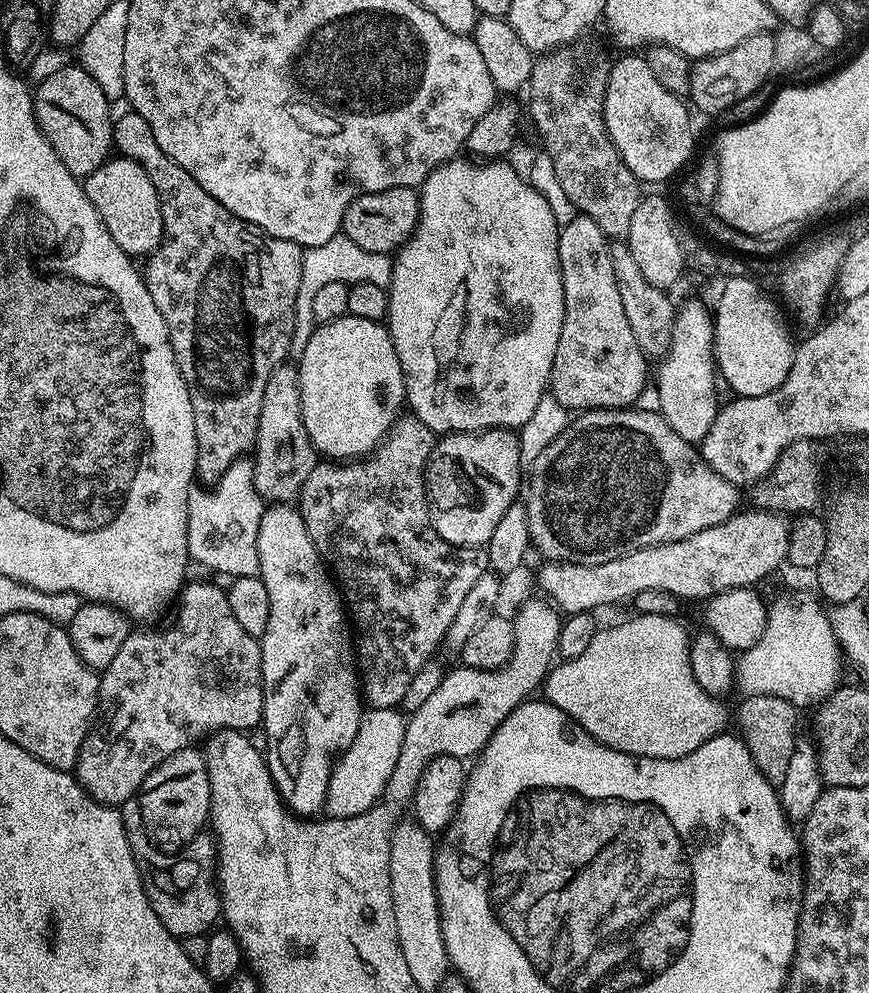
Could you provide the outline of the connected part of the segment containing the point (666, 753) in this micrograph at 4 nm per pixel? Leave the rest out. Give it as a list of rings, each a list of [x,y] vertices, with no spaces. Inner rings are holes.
[[[659,614],[655,616],[644,616],[636,618],[640,620],[628,620],[625,624],[620,624],[617,628],[601,627],[594,634],[594,638],[590,641],[590,646],[586,646],[586,651],[580,654],[574,660],[564,660],[557,663],[555,667],[548,673],[547,680],[542,685],[543,699],[549,704],[553,704],[562,710],[573,720],[582,730],[586,730],[595,738],[599,744],[603,744],[605,748],[613,748],[618,752],[625,752],[631,756],[641,756],[642,758],[656,758],[658,760],[681,760],[684,756],[688,756],[694,750],[698,750],[708,740],[719,736],[725,731],[724,724],[724,708],[719,699],[714,696],[708,696],[706,690],[702,690],[702,686],[698,686],[698,682],[692,673],[692,659],[688,656],[688,646],[690,643],[690,632],[687,632],[682,625],[676,621],[676,618],[669,618]]]

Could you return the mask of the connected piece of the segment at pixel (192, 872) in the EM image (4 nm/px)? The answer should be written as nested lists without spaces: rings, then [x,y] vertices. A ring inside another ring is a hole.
[[[208,834],[201,835],[187,847],[188,864],[180,864],[180,860],[176,860],[176,864],[172,864],[172,860],[156,860],[156,880],[160,880],[160,896],[164,896],[164,900],[156,900],[154,910],[166,930],[170,930],[177,938],[211,933],[214,928],[212,923],[219,921],[222,916],[220,893],[214,890],[213,881],[210,879],[218,860],[218,849],[213,837]],[[164,864],[172,864],[172,868],[164,868]]]

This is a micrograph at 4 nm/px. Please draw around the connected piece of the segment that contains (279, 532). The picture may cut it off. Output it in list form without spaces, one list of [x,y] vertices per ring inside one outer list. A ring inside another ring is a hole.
[[[292,504],[265,507],[258,530],[258,560],[260,581],[266,586],[266,594],[270,594],[270,622],[259,637],[264,679],[262,733],[268,739],[268,769],[288,811],[301,818],[316,818],[328,803],[333,767],[338,757],[347,752],[360,729],[362,684],[353,661],[352,664],[348,661],[349,649],[354,644],[350,616],[339,587],[306,530],[299,507]]]

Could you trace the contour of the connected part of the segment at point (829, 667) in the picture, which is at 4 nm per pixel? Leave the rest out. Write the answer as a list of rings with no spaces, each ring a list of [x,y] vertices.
[[[796,592],[771,605],[768,631],[762,634],[758,646],[742,656],[742,684],[744,680],[748,696],[772,695],[805,710],[811,704],[816,706],[827,700],[841,687],[840,671],[846,667],[846,660],[831,629],[825,605],[813,596]]]

